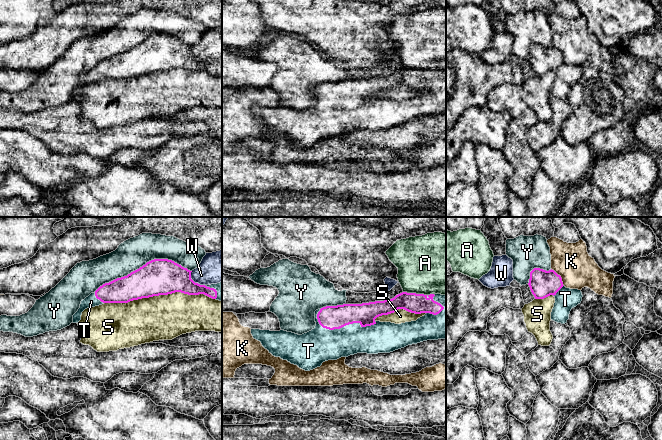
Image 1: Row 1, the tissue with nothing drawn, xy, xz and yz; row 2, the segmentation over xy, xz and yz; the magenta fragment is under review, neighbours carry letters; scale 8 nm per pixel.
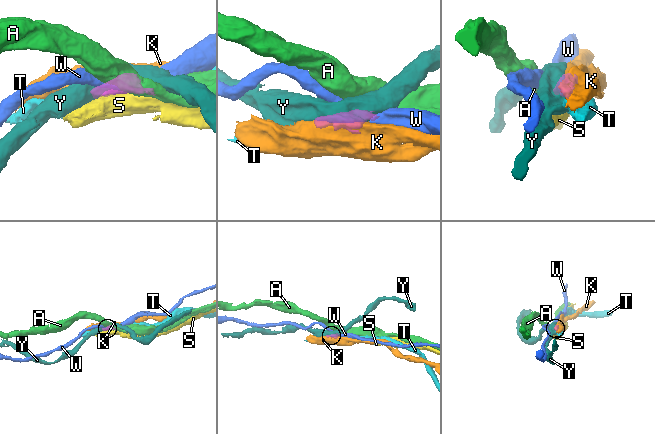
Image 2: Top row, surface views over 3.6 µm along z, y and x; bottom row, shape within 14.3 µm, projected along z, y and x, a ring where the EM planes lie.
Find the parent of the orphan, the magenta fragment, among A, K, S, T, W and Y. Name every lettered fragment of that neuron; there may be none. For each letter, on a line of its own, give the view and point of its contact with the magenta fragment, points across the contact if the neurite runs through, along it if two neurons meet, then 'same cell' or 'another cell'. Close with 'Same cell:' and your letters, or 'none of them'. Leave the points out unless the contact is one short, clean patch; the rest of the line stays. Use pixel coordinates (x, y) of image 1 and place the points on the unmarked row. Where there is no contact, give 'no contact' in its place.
A: meets magenta in xz at (415, 69); border along xz (403, 67), (426, 71); another cell
K: meets magenta in yz at (560, 52); border along yz (551, 44), (560, 52), (564, 61); another cell
S: meets magenta in xy at (159, 70); another cell
T: meets magenta in xz at (343, 102); same cell
W: meets magenta in xy at (193, 57); another cell
Y: meets magenta in xy at (143, 41); another cell
Same cell: T

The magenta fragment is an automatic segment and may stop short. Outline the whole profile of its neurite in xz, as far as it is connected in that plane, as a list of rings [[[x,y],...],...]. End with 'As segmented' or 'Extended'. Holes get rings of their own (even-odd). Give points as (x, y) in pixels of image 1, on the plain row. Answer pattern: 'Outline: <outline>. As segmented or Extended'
Outline: [[[402,68],[384,77],[326,82],[315,87],[315,98],[315,104],[302,111],[284,106],[260,105],[251,105],[251,110],[273,132],[287,136],[305,147],[310,147],[320,143],[325,137],[337,136],[357,129],[390,129],[423,117],[446,115],[446,71]],[[398,85],[425,91],[416,97],[401,100],[375,96],[379,92],[394,89]]]. Extended

